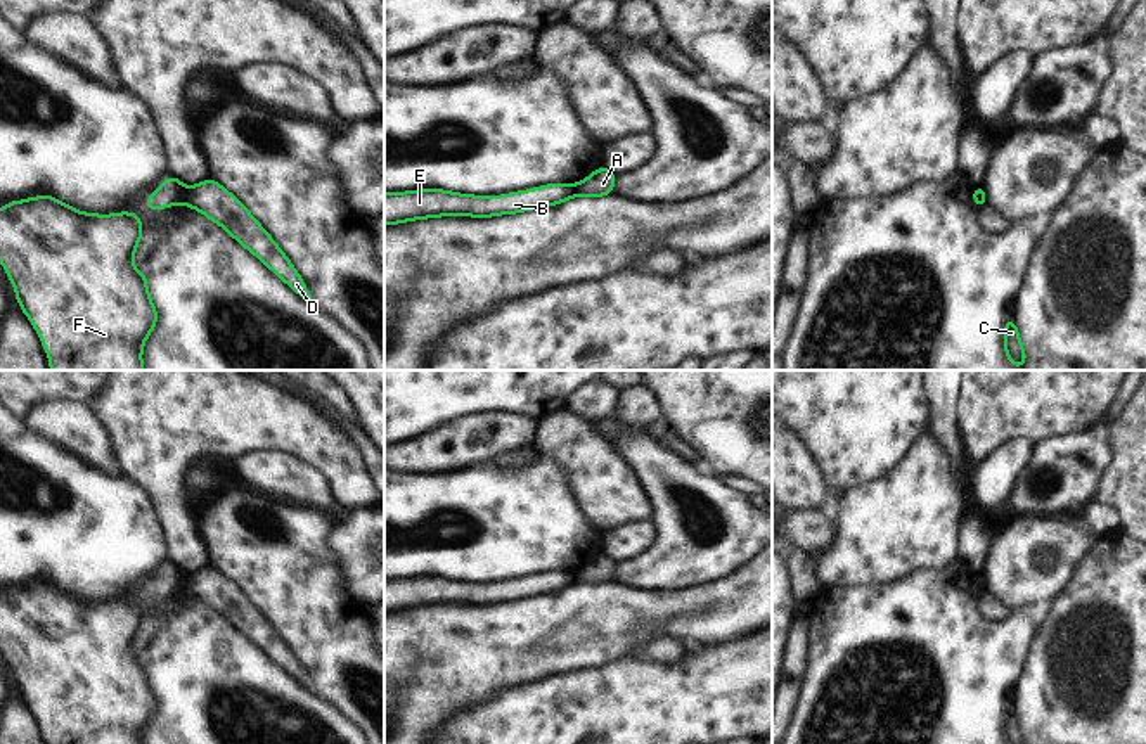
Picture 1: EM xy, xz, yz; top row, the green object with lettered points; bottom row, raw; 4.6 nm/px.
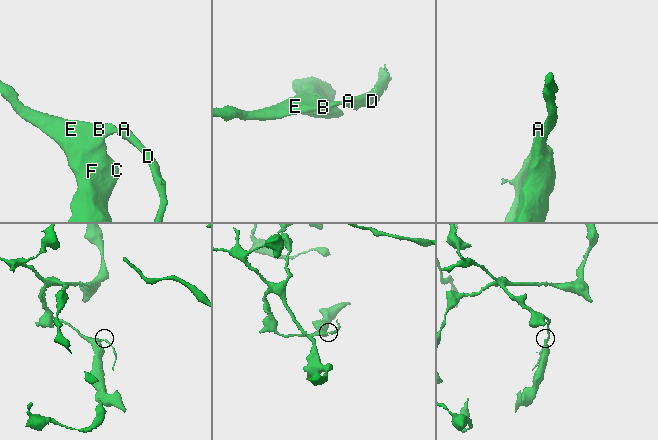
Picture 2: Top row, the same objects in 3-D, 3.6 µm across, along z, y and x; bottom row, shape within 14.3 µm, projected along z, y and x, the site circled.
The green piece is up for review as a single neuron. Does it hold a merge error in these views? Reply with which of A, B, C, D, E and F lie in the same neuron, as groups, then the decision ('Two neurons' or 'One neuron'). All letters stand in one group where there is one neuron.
Groups: A D / B C E F. Two neurons.

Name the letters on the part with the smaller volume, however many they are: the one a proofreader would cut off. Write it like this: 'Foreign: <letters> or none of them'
Foreign: A, D

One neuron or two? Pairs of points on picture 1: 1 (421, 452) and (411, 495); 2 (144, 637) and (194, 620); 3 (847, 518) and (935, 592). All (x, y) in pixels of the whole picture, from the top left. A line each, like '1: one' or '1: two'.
1: two
2: two
3: two

